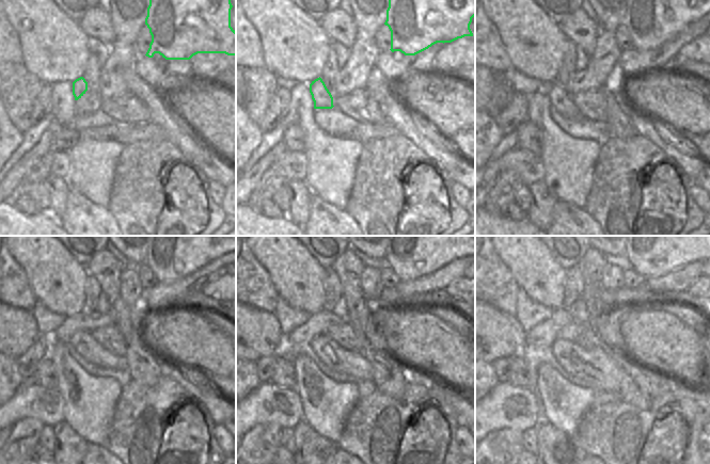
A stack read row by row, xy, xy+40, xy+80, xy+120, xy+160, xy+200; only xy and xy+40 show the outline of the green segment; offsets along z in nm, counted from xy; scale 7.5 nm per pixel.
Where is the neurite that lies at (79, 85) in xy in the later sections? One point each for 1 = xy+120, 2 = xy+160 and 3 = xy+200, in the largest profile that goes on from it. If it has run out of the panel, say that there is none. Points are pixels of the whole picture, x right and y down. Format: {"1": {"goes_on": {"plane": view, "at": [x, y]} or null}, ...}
{"1": {"goes_on": {"plane": "xy+120", "at": [82, 341]}}, "2": {"goes_on": {"plane": "xy+160", "at": [353, 364]}}, "3": {"goes_on": {"plane": "xy+200", "at": [597, 366]}}}

